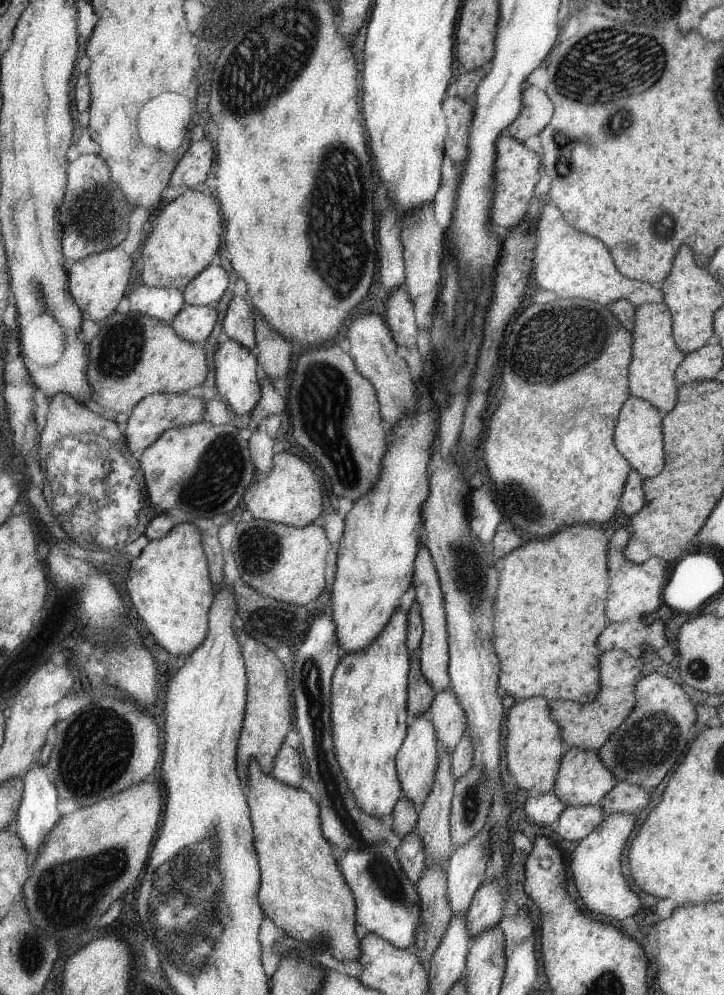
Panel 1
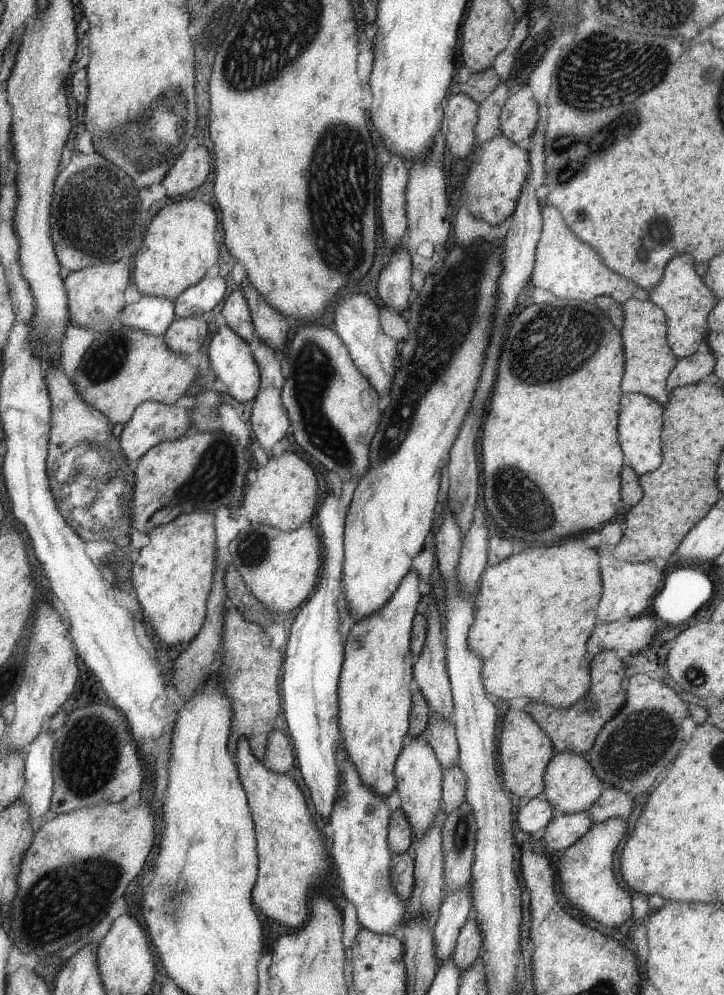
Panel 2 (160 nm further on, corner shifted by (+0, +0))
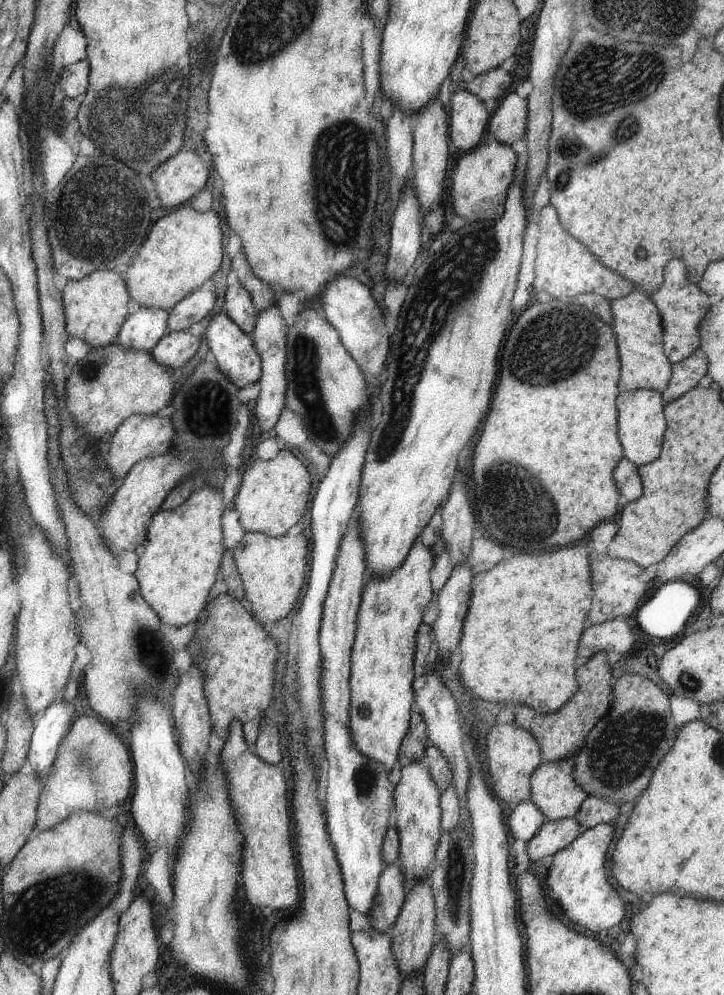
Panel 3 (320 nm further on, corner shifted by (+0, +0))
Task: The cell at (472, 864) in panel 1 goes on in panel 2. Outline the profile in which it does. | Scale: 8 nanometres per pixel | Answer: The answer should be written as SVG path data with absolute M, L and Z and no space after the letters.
M468 888L447 893L447 897L435 916L433 926L435 957L439 968L451 958L470 910L473 910L473 904Z

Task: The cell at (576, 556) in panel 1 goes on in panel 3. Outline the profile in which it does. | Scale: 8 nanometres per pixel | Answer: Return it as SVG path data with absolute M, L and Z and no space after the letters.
M580 542L574 545L568 545L556 548L554 552L548 554L520 554L513 558L501 560L494 568L485 570L473 576L471 582L470 602L467 606L467 616L463 618L463 627L459 645L456 648L456 653L460 655L458 665L461 685L470 692L472 697L482 699L489 703L504 703L514 702L516 705L526 705L533 708L538 714L548 714L553 711L560 710L574 696L578 690L578 681L575 679L575 672L578 668L578 640L580 634L584 630L584 622L586 622L591 604L595 595L593 584L591 581L590 559L591 553L590 544Z

